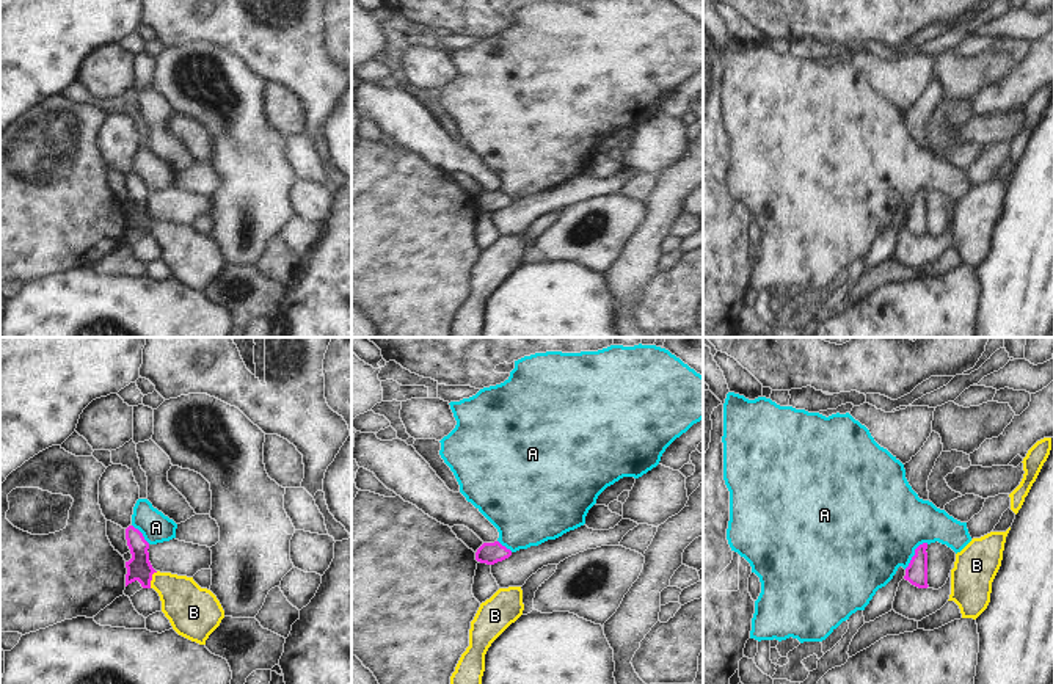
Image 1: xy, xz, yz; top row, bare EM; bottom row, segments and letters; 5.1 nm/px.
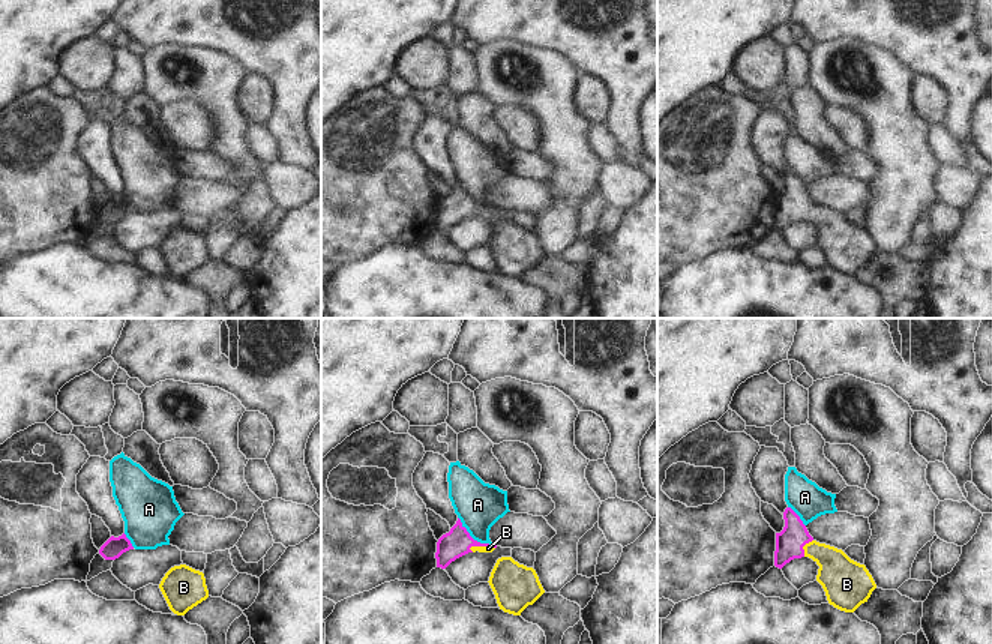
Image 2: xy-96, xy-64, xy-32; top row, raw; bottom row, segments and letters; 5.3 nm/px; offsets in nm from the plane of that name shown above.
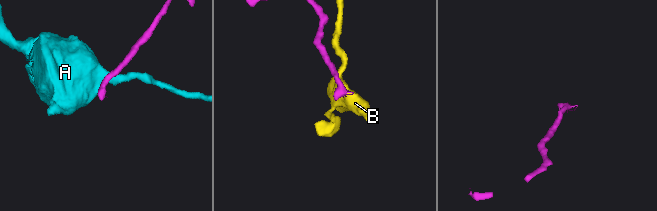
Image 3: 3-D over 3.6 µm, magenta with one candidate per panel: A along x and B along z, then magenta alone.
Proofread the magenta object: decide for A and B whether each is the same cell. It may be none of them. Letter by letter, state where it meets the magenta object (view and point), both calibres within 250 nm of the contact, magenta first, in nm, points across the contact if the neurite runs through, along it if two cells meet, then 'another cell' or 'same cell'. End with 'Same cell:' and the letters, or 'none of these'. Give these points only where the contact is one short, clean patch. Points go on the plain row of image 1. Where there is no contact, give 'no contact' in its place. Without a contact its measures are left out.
A: meets magenta in yz at (915, 203); 110 nm thick on the magenta side, 480 nm on the other; another cell
B: meets magenta in xy at (151, 228); 130 nm thick on the magenta side, 240 nm on the other; runs through xy (138, 217), (151, 228), (163, 231), (189, 256); same cell
Same cell: B

